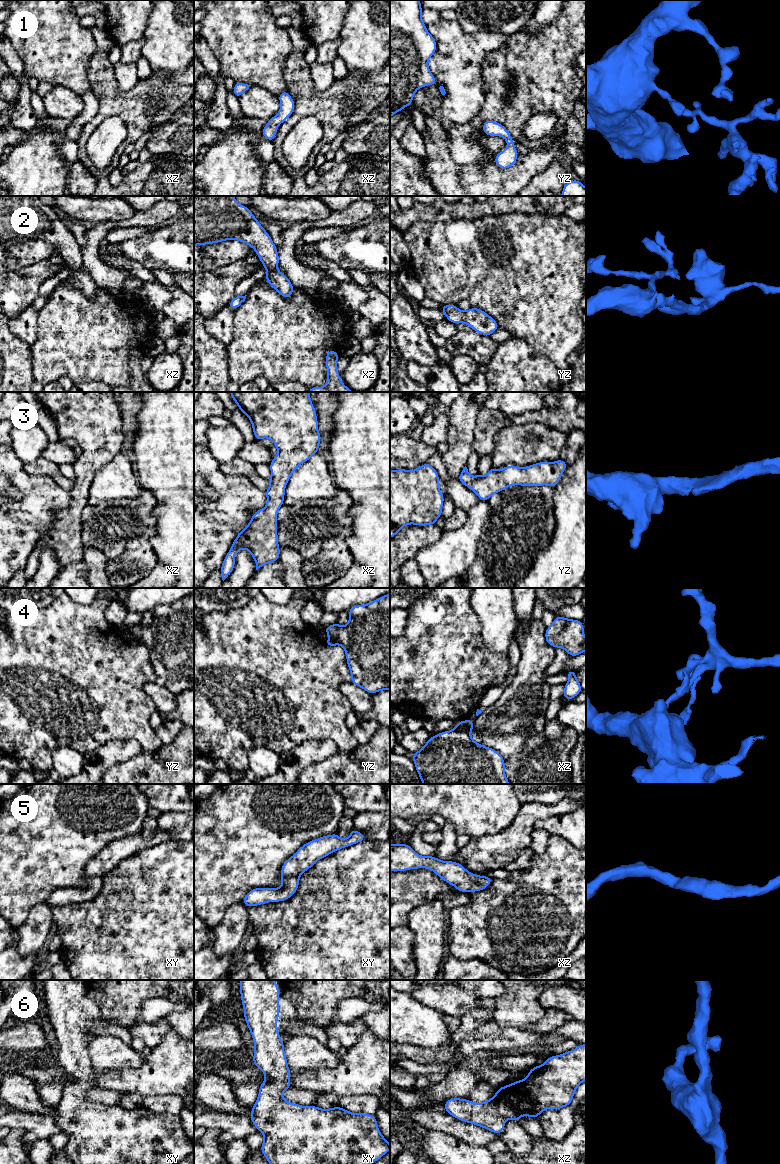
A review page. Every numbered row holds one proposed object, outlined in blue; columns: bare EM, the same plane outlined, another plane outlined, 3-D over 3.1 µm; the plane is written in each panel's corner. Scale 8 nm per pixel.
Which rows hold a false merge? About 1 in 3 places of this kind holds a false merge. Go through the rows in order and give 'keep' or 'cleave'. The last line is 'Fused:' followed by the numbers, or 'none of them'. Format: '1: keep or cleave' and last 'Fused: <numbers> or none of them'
1: keep
2: keep
3: keep
4: cleave
5: keep
6: keep
Fused: 4

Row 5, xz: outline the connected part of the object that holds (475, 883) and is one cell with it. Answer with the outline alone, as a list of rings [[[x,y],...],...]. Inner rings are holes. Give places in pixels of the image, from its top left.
[[[390,844],[390,871],[407,871],[414,868],[432,870],[435,875],[462,893],[484,890],[494,880],[488,876],[470,873],[462,864],[455,861],[443,861],[435,856],[421,856],[409,844]]]

